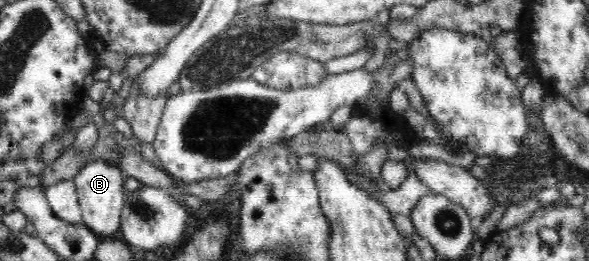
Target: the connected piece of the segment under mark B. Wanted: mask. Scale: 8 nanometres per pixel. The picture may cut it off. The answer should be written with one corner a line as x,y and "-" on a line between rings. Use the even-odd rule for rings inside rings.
91,161
73,177
83,224
101,239
113,237
121,227
122,207
128,196
124,188
125,175
119,166
104,161

